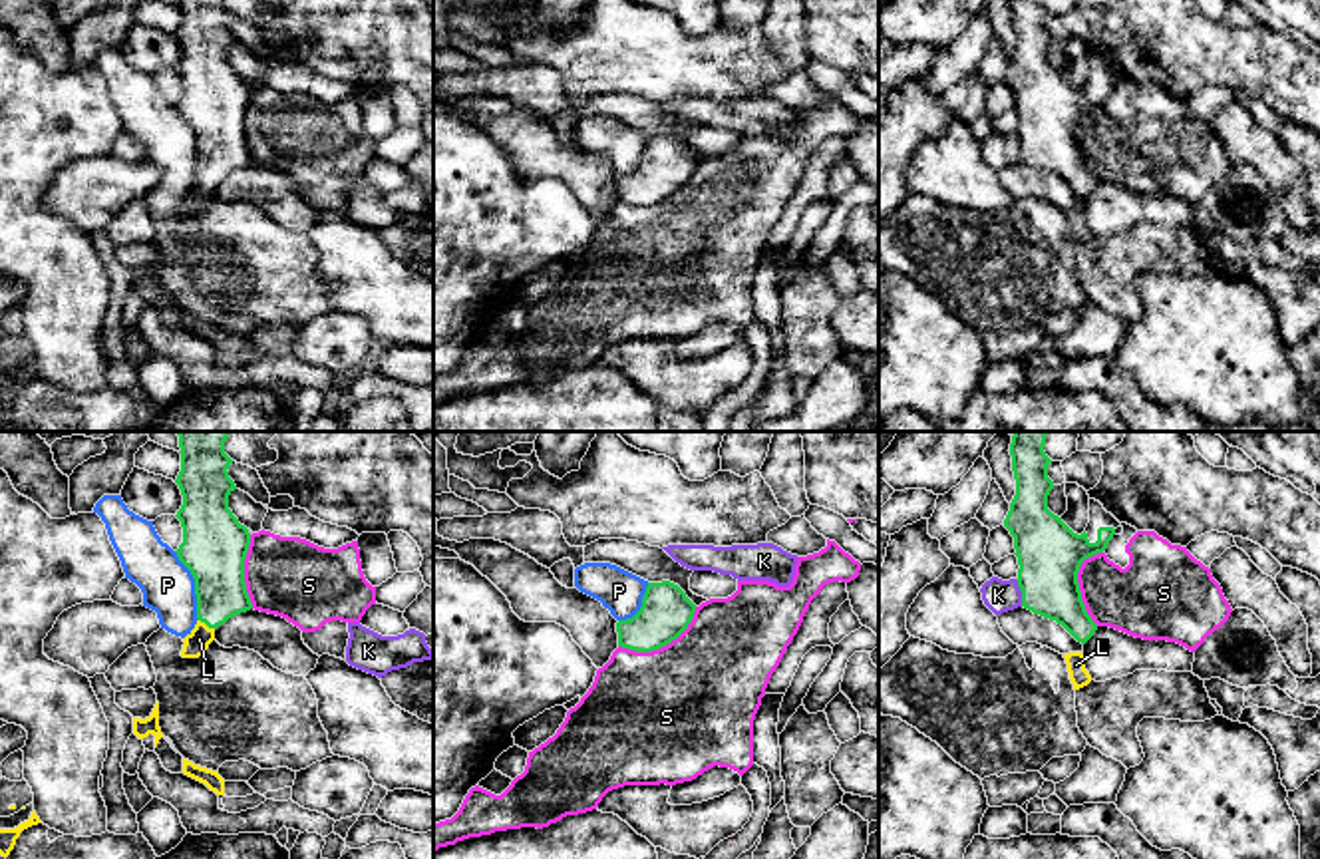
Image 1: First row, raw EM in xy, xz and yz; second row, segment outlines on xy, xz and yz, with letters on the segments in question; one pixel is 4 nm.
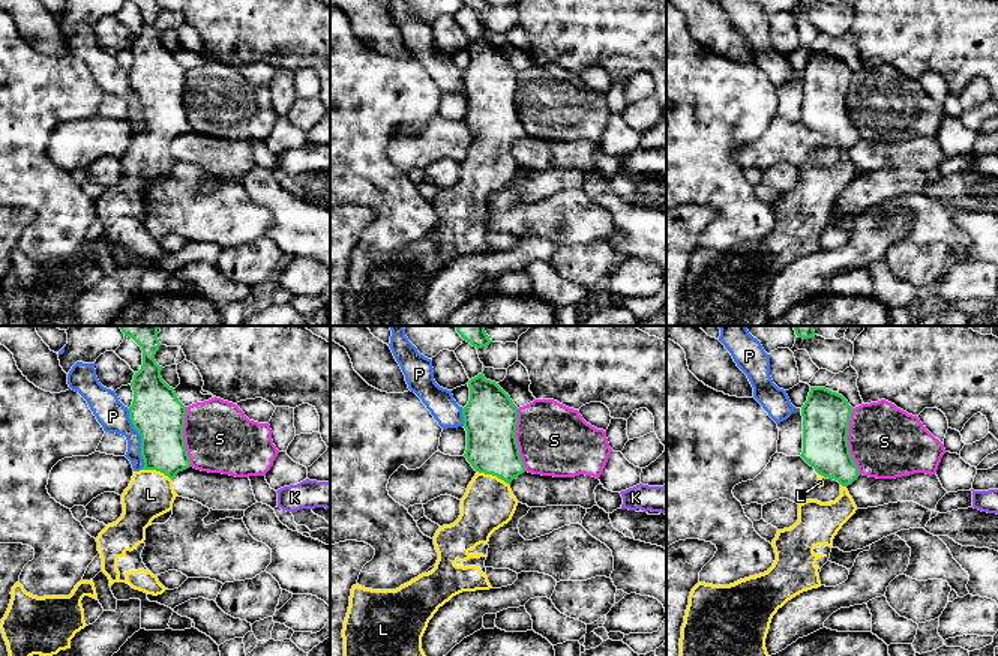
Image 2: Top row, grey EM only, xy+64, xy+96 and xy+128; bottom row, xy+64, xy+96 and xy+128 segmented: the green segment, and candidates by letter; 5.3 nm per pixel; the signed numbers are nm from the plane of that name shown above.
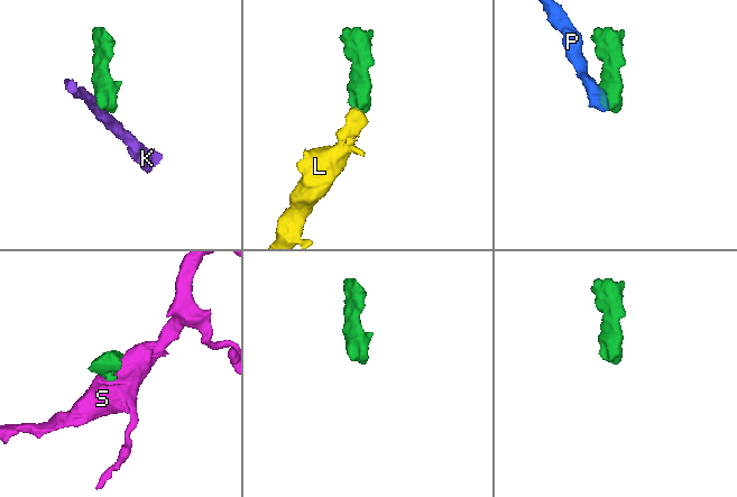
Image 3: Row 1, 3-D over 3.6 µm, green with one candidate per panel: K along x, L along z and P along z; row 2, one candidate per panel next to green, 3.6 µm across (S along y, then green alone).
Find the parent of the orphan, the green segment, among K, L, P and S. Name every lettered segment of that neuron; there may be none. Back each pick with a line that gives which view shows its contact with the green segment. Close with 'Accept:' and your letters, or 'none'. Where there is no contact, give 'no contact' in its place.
L: contact in xy
Accept: L

